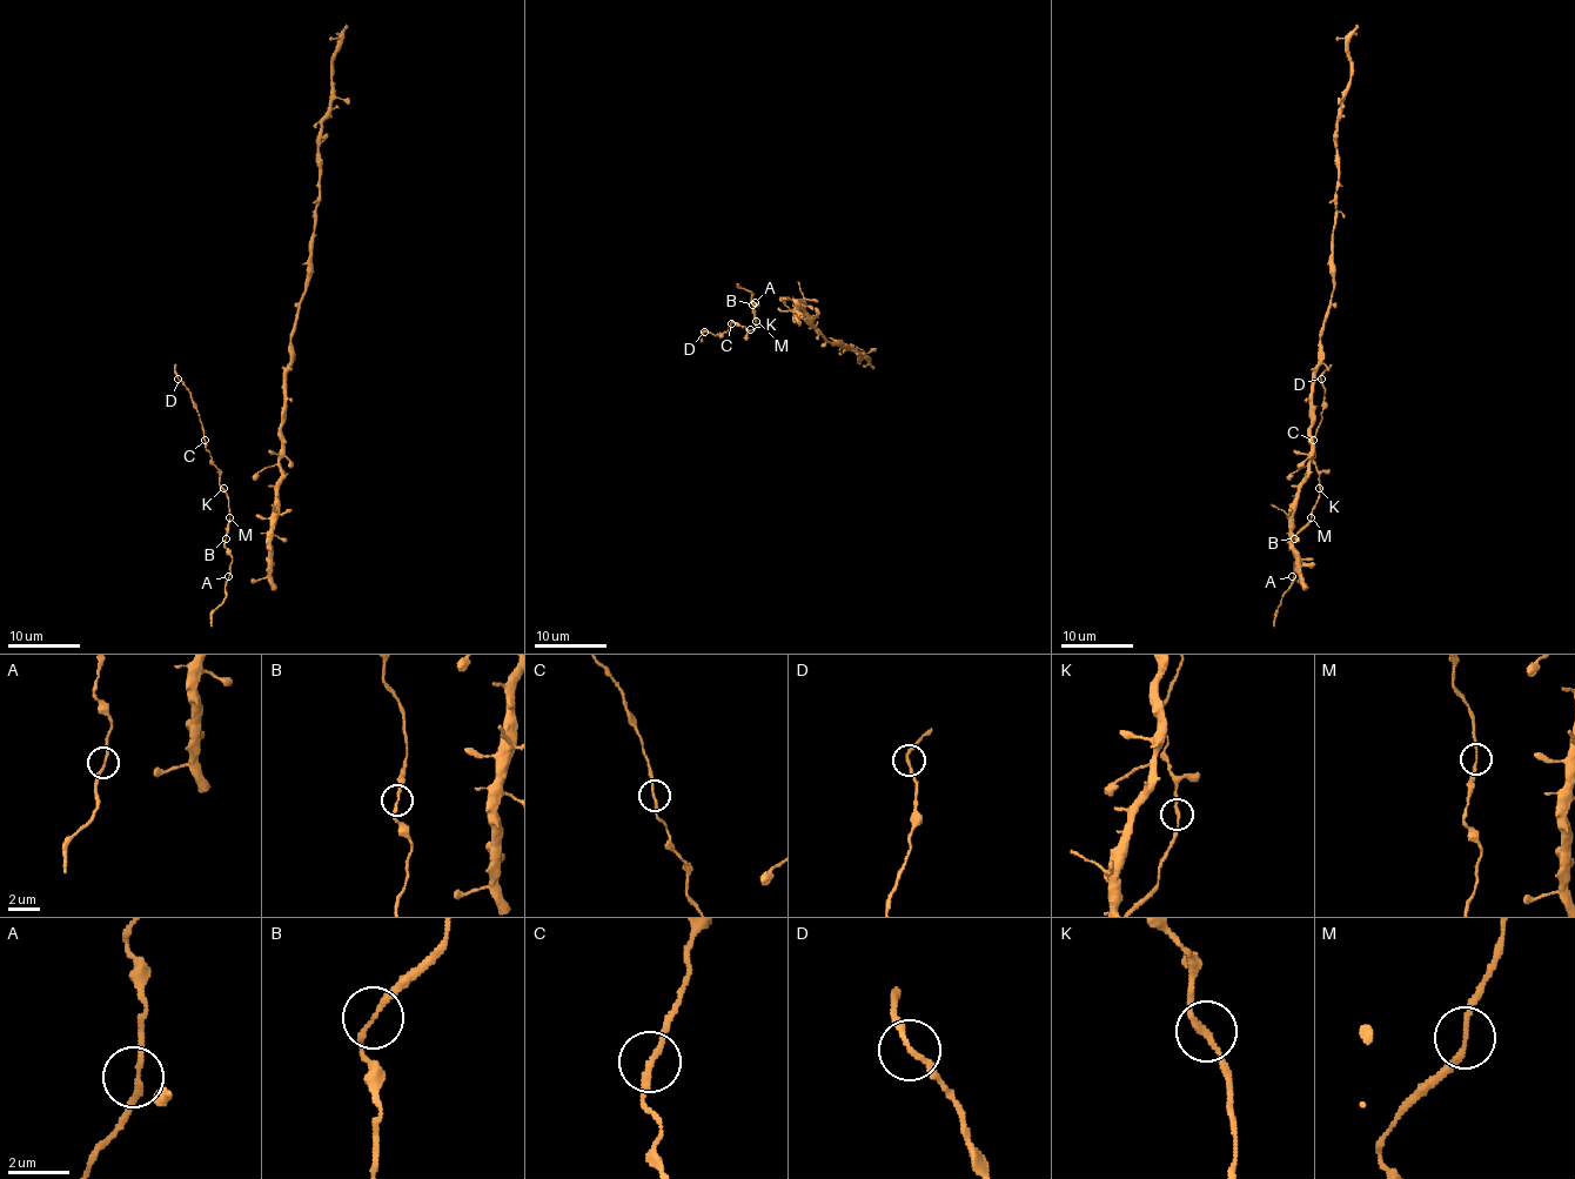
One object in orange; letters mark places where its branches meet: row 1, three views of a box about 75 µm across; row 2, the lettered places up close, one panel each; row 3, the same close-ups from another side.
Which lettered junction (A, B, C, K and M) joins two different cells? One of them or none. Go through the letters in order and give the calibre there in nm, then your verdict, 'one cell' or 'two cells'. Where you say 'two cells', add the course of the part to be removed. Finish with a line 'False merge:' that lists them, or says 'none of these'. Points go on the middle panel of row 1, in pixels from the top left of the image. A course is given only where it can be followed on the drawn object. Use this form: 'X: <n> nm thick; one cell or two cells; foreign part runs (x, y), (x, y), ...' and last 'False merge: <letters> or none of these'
A: 180 nm thick; one cell
B: 160 nm thick; one cell
C: 170 nm thick; one cell
K: 180 nm thick; one cell
M: 160 nm thick; one cell
False merge: none of these

